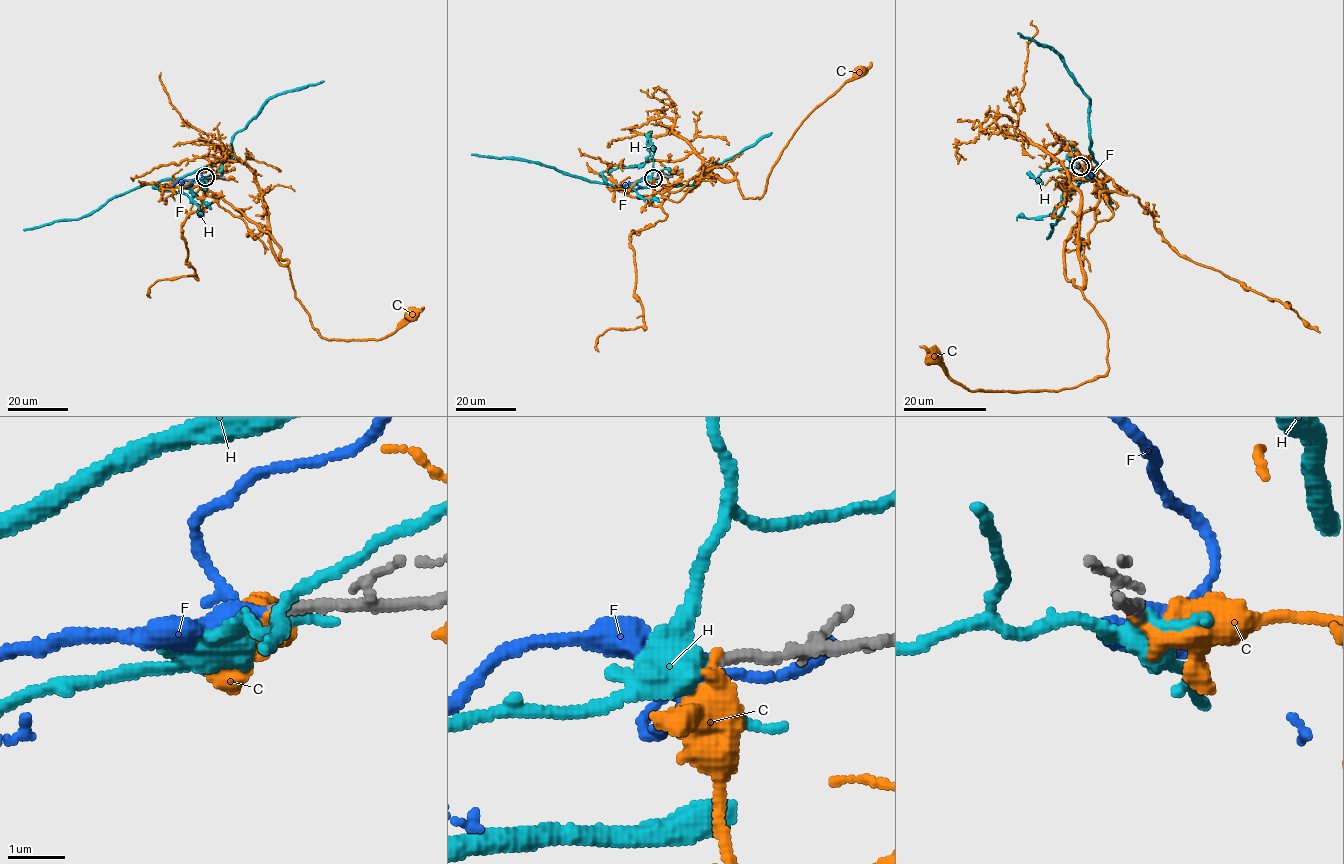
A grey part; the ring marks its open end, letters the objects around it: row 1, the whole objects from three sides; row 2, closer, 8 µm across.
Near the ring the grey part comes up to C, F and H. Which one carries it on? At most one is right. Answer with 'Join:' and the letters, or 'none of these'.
Join: F

